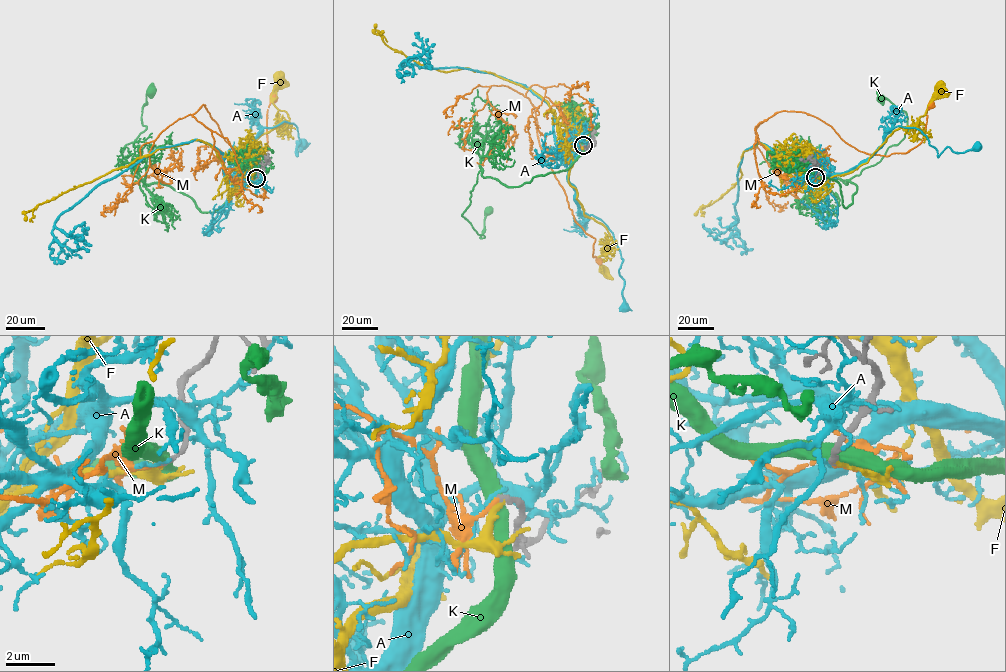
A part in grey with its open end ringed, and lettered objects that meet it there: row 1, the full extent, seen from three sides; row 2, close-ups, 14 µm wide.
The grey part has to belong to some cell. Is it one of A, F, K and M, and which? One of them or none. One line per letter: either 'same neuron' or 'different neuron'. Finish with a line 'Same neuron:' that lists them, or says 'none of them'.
A: different neuron
F: same neuron
K: different neuron
M: different neuron
Same neuron: F

